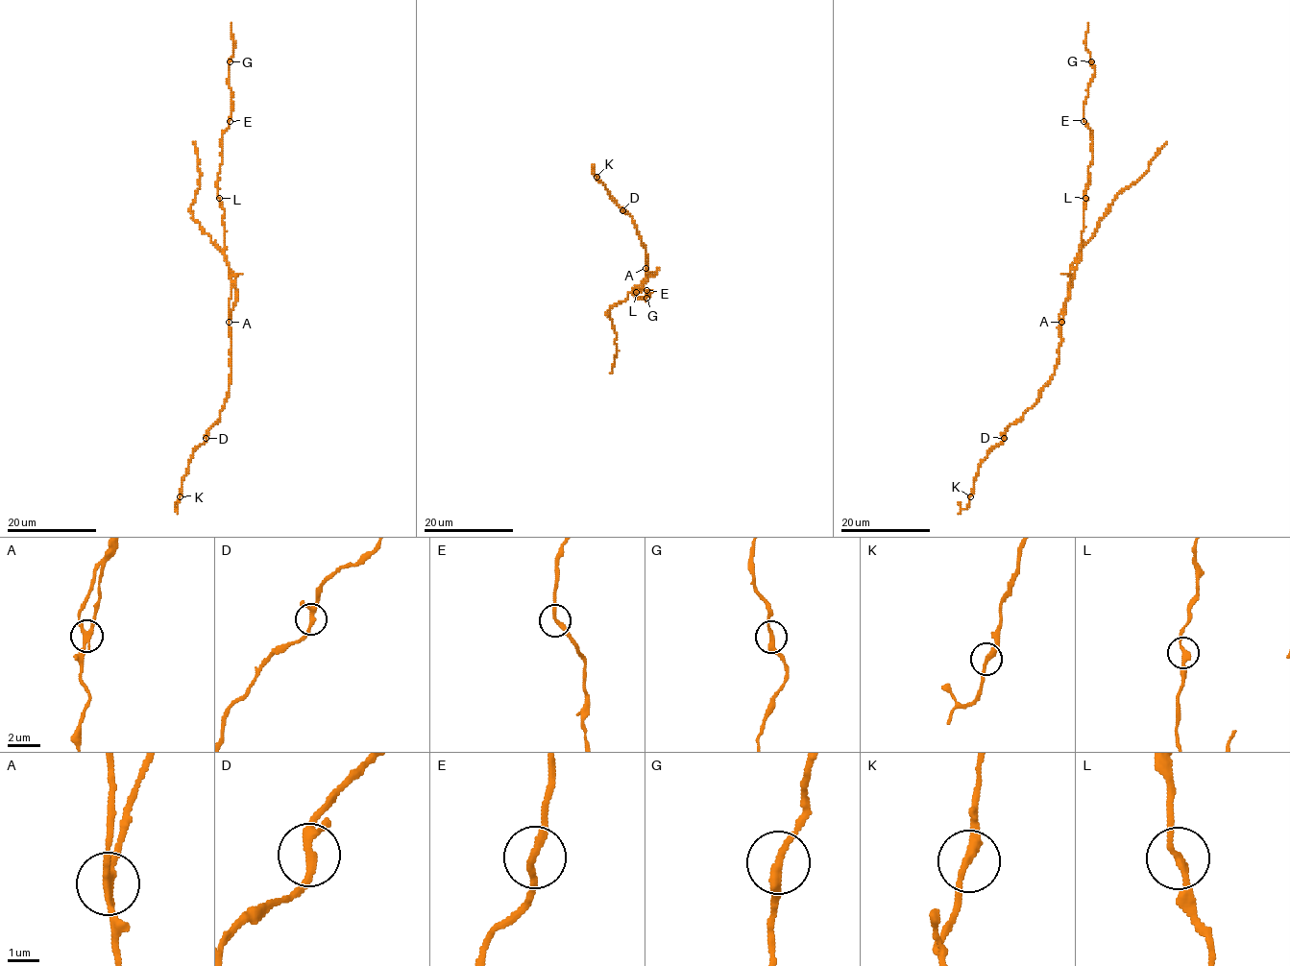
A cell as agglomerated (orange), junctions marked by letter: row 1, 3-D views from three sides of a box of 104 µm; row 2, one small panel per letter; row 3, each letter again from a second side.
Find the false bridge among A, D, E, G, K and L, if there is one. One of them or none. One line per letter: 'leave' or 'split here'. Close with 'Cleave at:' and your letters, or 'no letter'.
A: split here
D: leave
E: leave
G: leave
K: leave
L: leave
Cleave at: A

